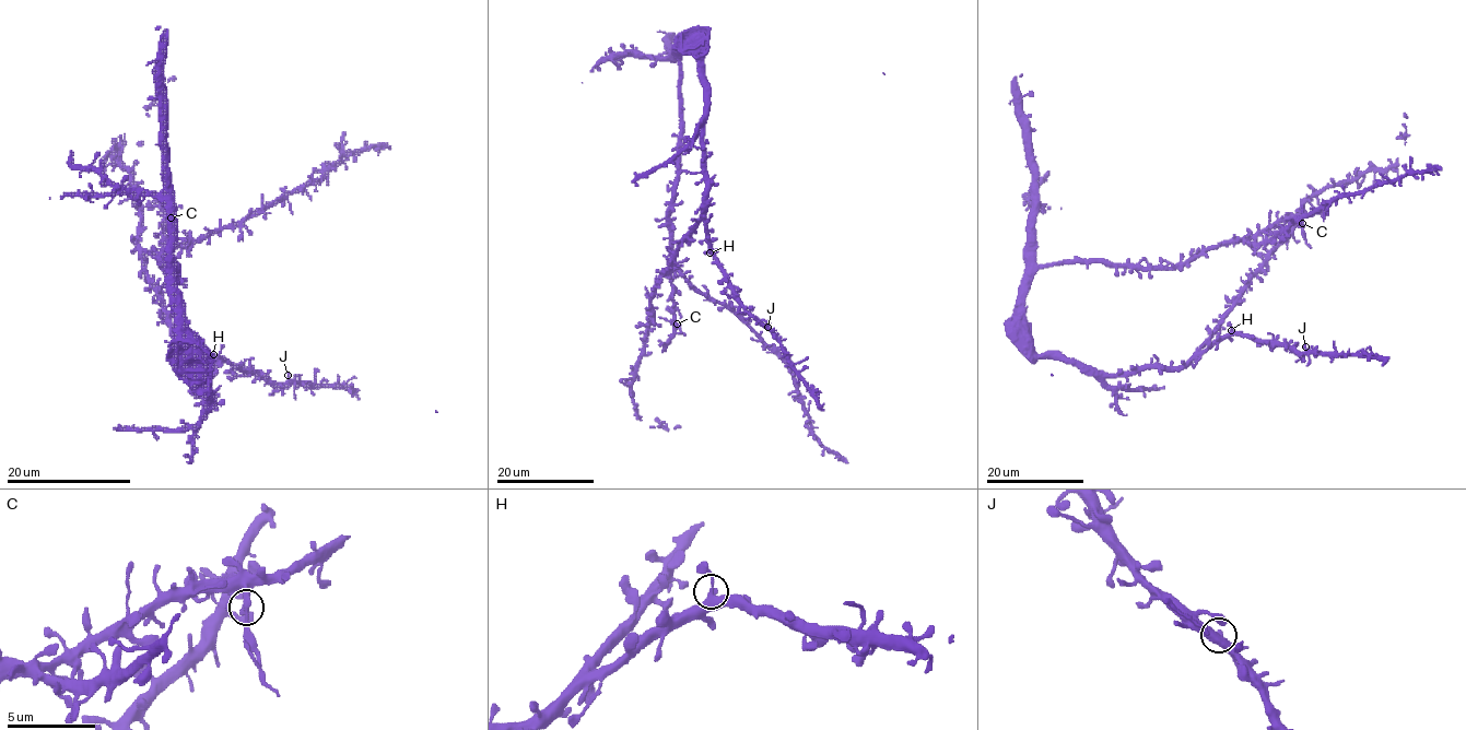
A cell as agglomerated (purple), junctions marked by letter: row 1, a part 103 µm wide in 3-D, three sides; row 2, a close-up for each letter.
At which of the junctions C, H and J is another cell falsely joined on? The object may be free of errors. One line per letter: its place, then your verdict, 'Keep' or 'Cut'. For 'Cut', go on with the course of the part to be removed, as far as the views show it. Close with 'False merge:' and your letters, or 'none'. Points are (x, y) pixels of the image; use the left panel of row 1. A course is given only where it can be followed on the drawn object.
C: Place: (171, 218). Cut. Course of the part to remove: (171, 218), (171, 239), (177, 248)
H: Place: (213, 354). Keep
J: Place: (288, 375). Keep
False merge: C

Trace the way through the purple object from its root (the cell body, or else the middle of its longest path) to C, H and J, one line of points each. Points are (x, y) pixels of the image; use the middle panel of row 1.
C: (693, 35), (681, 46), (684, 44), (680, 56), (678, 185), (669, 211), (671, 299), (677, 322)
H: (693, 35), (699, 78), (704, 92), (702, 162), (706, 168), (706, 235), (710, 252)
J: (693, 35), (699, 78), (704, 92), (702, 162), (706, 168), (707, 242), (734, 297), (767, 327)

